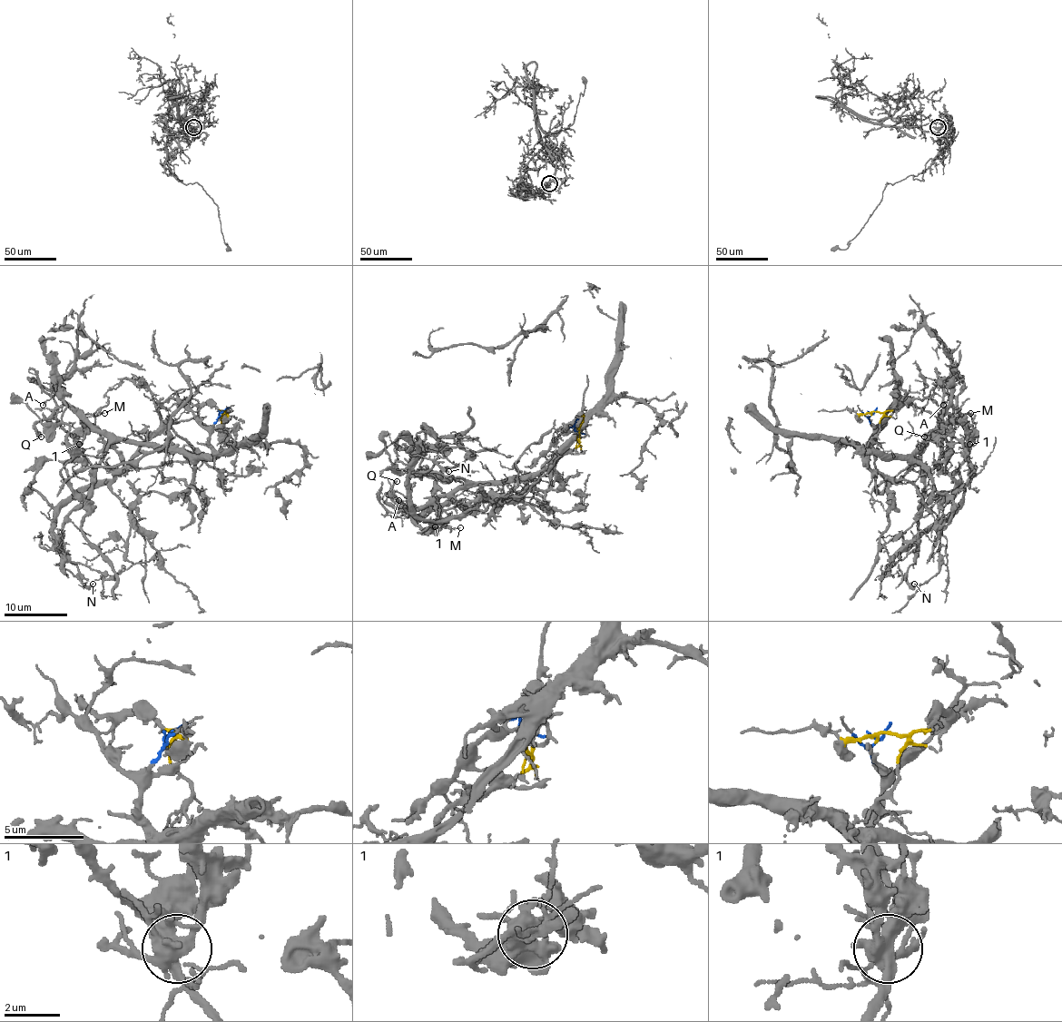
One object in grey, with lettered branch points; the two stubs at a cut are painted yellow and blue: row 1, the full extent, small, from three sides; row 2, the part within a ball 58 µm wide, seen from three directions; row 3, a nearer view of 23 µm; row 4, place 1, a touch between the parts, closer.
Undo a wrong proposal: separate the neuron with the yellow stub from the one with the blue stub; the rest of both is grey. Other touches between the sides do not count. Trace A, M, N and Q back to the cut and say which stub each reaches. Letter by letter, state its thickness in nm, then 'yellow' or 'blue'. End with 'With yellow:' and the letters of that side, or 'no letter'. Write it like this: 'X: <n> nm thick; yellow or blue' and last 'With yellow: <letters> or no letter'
A: 160 nm thick; yellow
M: 120 nm thick; yellow
N: 170 nm thick; blue
Q: 280 nm thick; blue
With yellow: A, M

